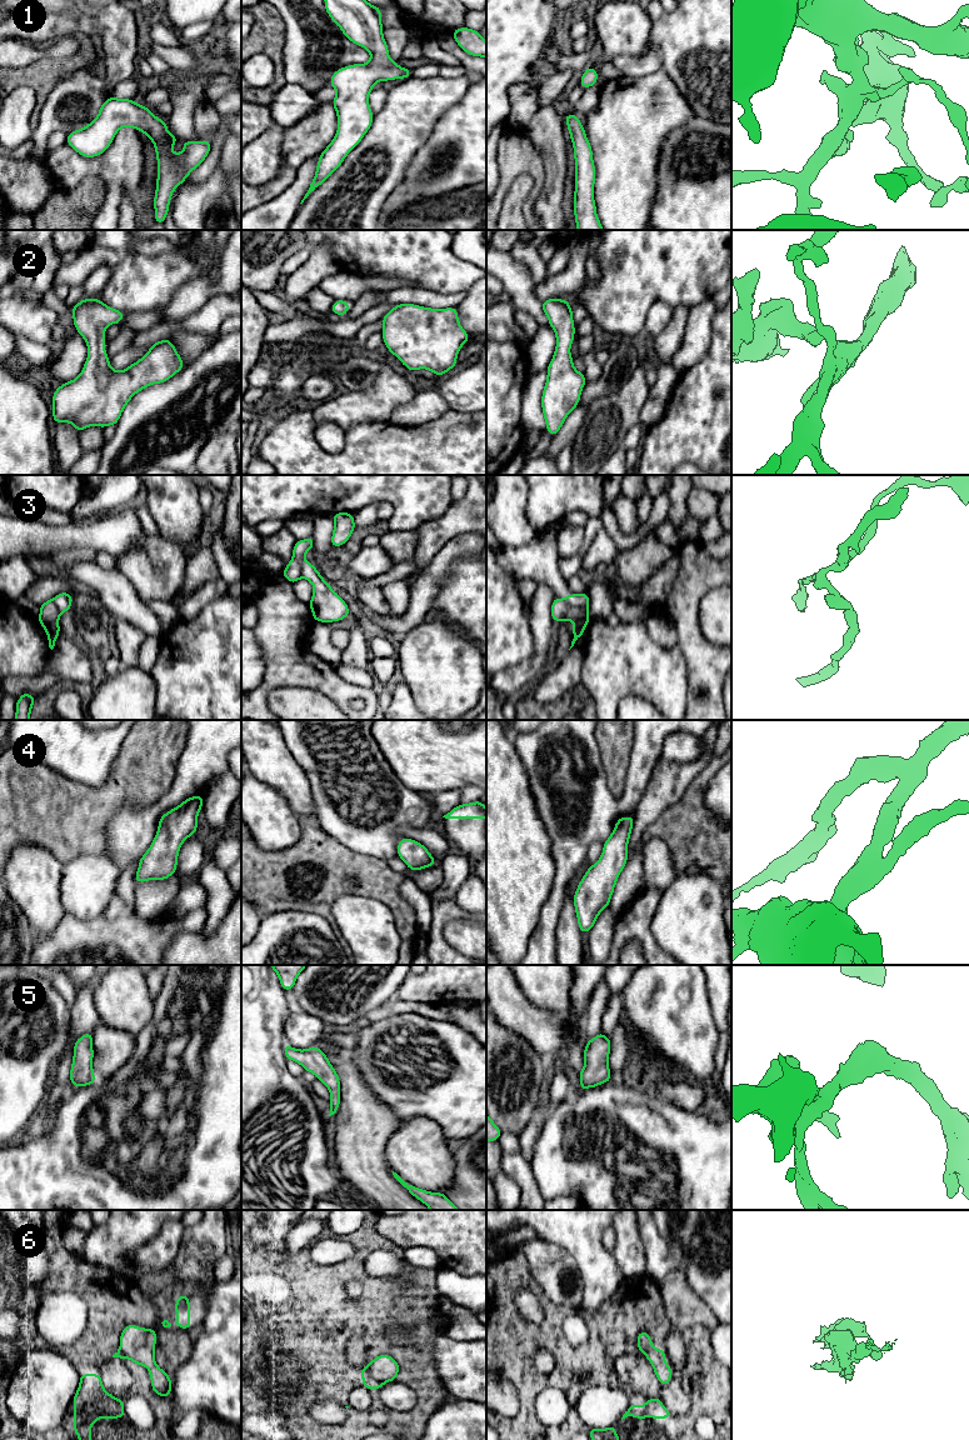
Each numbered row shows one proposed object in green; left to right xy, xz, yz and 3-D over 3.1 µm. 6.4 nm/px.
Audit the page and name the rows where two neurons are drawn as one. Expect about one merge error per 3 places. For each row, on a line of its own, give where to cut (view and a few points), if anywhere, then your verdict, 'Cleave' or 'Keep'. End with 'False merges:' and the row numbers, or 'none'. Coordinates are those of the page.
1: No split. Keep
2: No split. Keep
3: Split along yz (565, 599), (573, 605), (588, 604). Cleave
4: No split. Keep
5: No split. Keep
6: Split along xz (365, 1366), (383, 1384). Cleave
False merges: 3, 6

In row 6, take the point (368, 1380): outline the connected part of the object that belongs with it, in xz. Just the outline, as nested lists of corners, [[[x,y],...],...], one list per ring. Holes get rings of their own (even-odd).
[[[361,1368],[360,1370],[360,1374],[361,1374],[361,1379],[363,1379],[363,1386],[365,1389],[378,1389],[380,1390],[383,1388],[383,1382],[375,1380],[370,1374],[369,1371],[366,1370],[366,1368]]]

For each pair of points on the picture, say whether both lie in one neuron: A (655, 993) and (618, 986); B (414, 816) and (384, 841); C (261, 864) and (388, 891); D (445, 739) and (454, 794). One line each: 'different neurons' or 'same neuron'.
A: different neurons
B: same neuron
C: same neuron
D: different neurons

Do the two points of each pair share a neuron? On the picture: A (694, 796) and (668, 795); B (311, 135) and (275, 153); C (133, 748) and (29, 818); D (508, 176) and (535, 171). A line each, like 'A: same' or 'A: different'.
A: different
B: same
C: same
D: same

